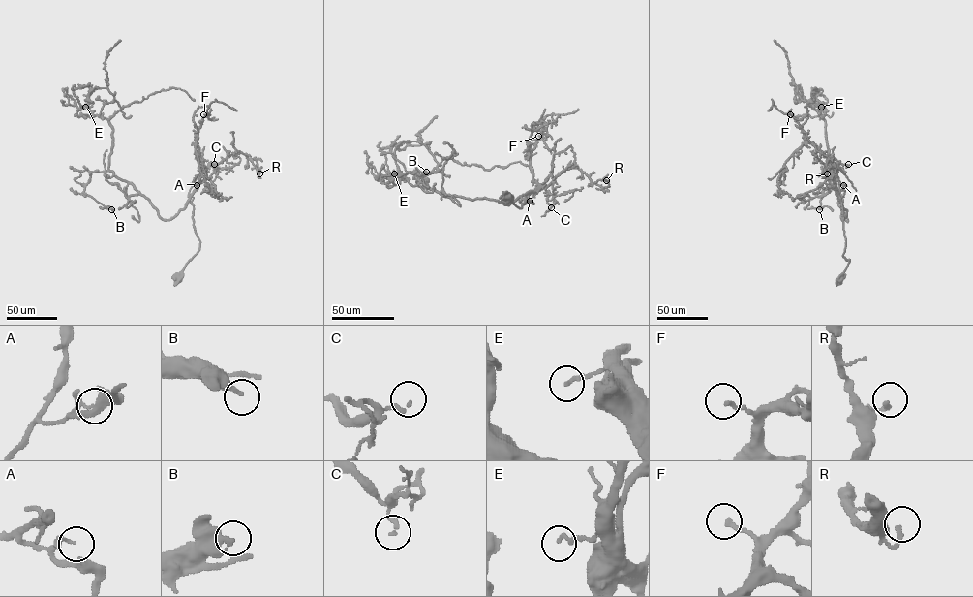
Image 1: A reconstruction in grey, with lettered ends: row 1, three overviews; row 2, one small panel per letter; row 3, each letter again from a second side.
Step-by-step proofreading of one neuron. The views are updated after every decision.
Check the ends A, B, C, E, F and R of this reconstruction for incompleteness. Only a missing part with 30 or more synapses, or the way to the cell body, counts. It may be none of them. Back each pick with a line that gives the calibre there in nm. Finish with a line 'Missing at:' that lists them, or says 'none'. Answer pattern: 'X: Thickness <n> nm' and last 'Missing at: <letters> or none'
Missing at: none

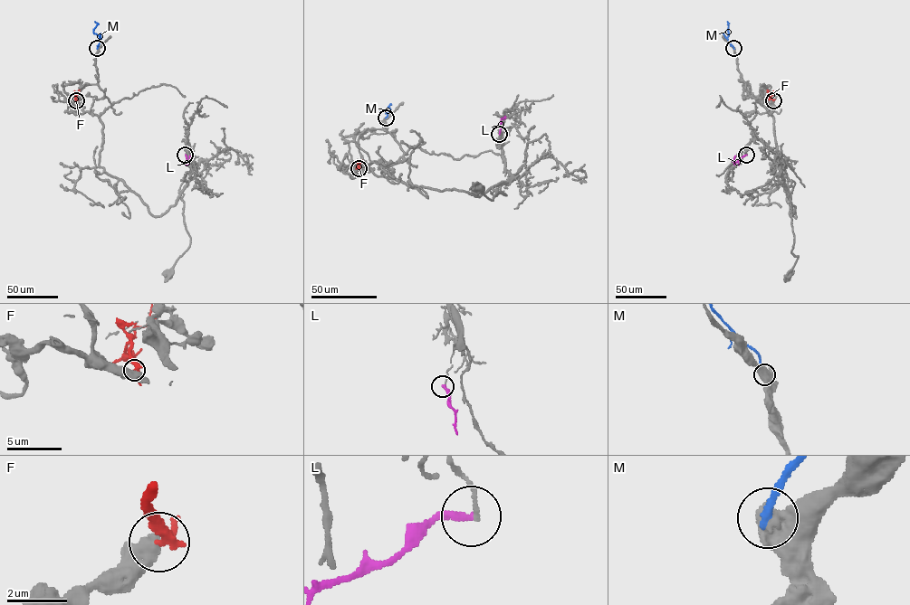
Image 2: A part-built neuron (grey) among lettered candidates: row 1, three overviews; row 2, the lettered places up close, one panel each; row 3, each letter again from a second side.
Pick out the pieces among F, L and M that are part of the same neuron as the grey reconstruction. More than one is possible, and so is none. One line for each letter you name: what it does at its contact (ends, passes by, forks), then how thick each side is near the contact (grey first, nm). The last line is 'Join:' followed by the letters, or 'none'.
Join: none

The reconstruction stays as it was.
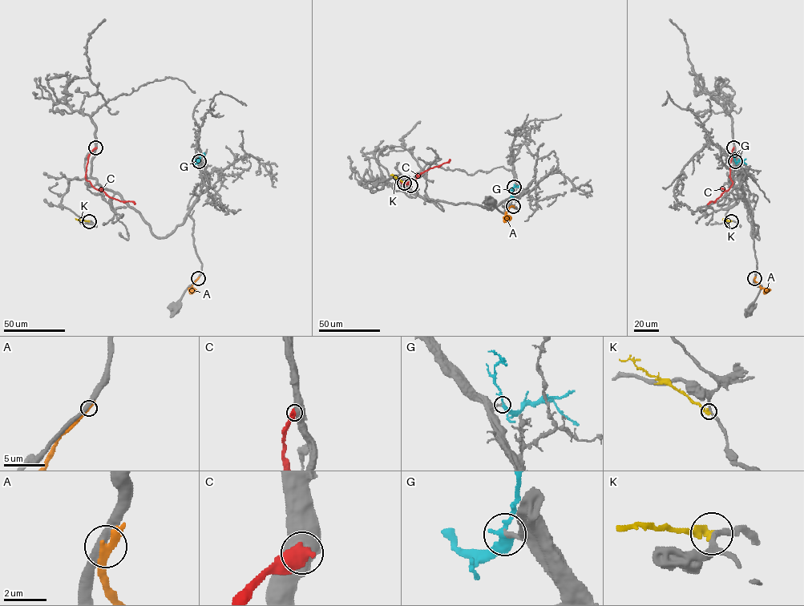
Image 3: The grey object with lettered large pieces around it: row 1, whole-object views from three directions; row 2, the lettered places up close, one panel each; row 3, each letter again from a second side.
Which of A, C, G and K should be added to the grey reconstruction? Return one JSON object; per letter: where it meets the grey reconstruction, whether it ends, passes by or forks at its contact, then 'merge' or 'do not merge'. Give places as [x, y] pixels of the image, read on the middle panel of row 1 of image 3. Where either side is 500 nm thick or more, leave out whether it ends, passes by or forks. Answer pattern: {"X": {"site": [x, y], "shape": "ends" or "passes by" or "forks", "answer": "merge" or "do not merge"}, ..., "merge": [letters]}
{"A": {"site": [513, 206], "shape": "passes by", "answer": "do not merge"}, "C": {"site": [410, 185], "answer": "do not merge"}, "G": {"site": [514, 187], "shape": "passes by", "answer": "merge"}, "K": {"site": [404, 183], "shape": "ends", "answer": "do not merge"}, "merge": ["G"]}

